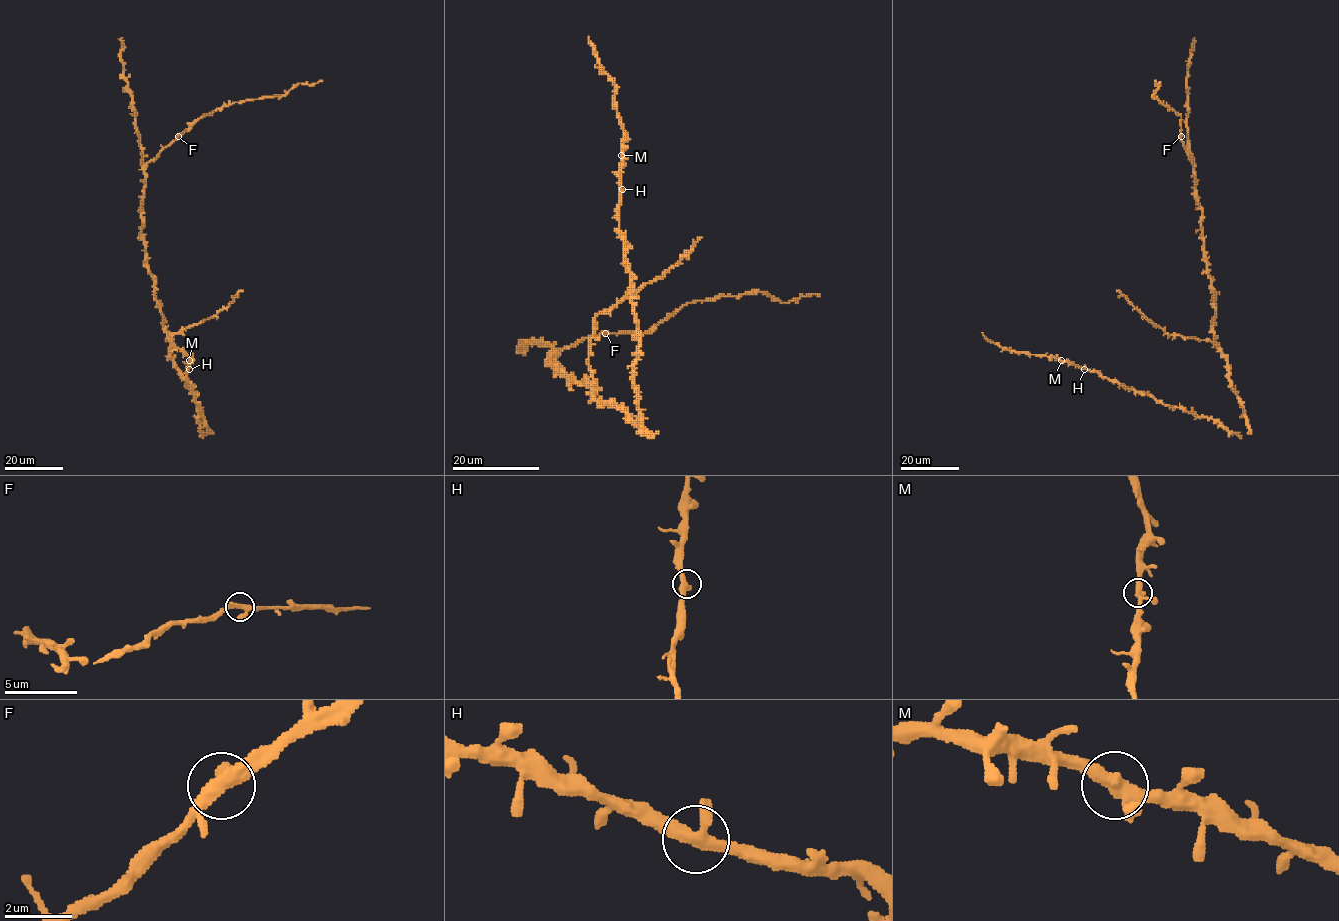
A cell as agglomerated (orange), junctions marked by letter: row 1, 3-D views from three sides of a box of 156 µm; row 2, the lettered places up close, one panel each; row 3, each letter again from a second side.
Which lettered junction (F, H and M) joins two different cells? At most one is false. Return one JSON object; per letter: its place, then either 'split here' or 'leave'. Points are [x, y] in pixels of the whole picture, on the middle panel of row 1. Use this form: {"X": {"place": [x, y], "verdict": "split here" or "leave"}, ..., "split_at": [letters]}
{"F": {"place": [605, 333], "verdict": "leave"}, "H": {"place": [622, 189], "verdict": "leave"}, "M": {"place": [621, 155], "verdict": "leave"}, "split_at": []}

